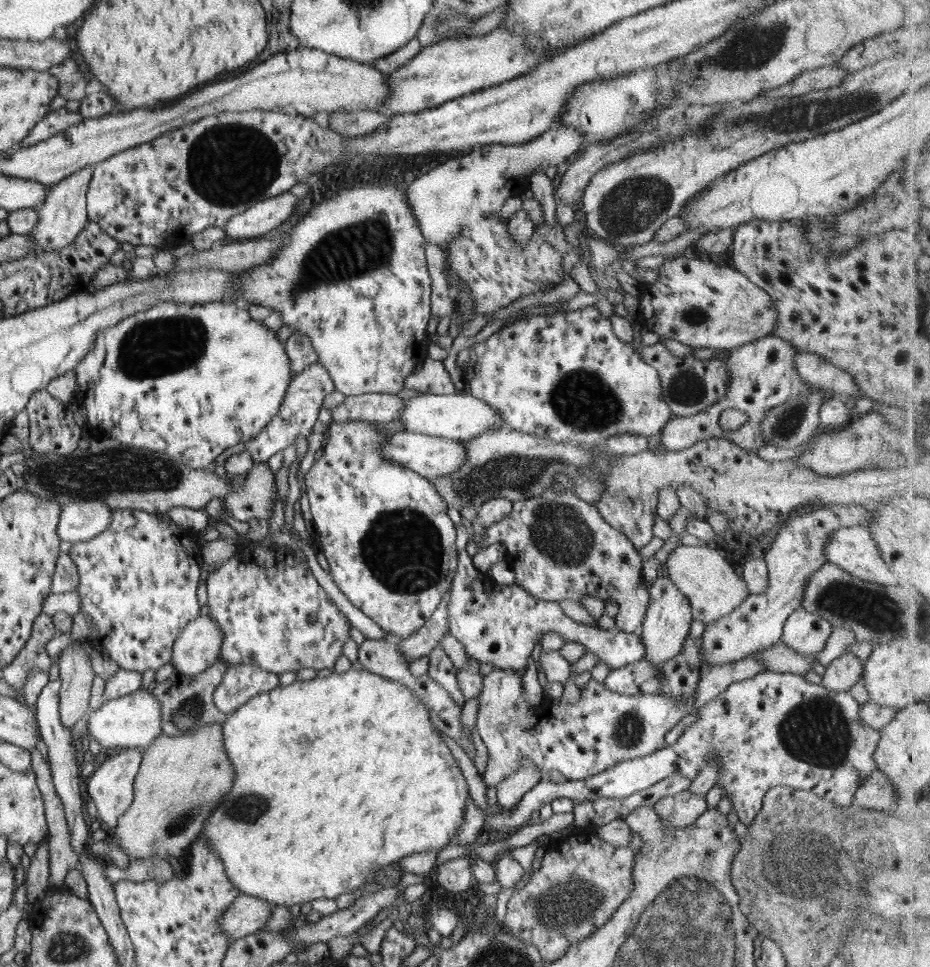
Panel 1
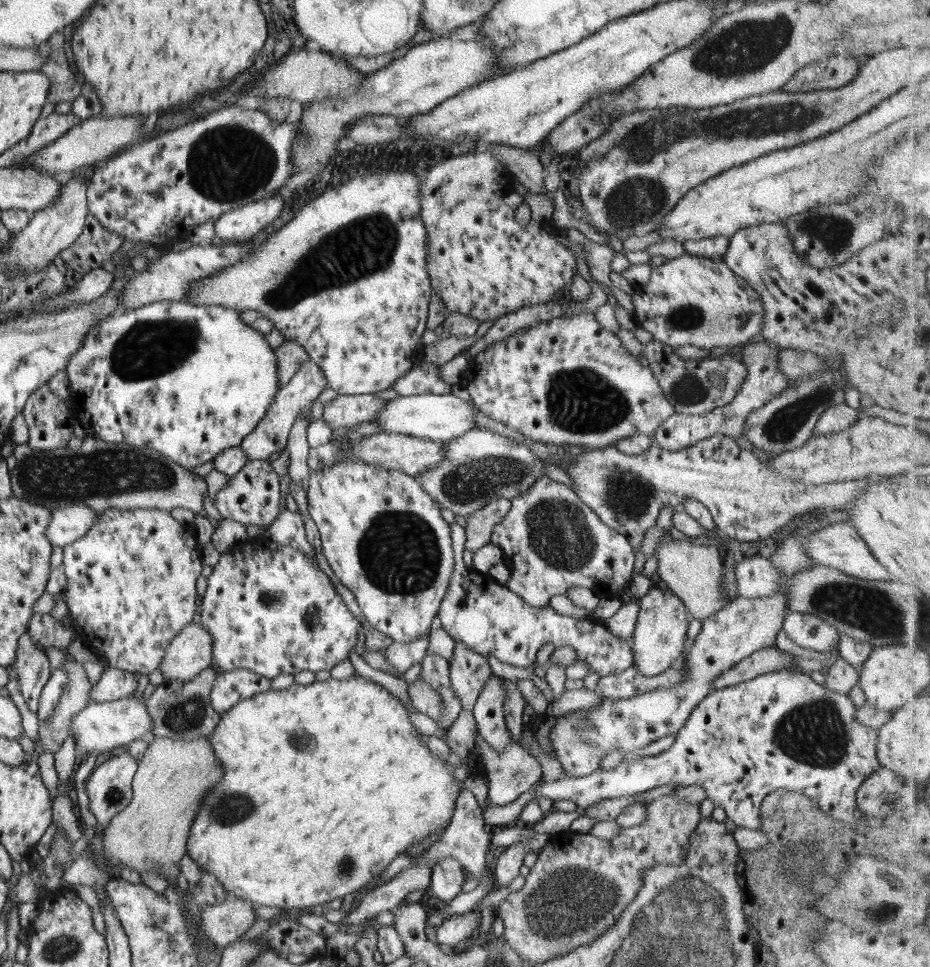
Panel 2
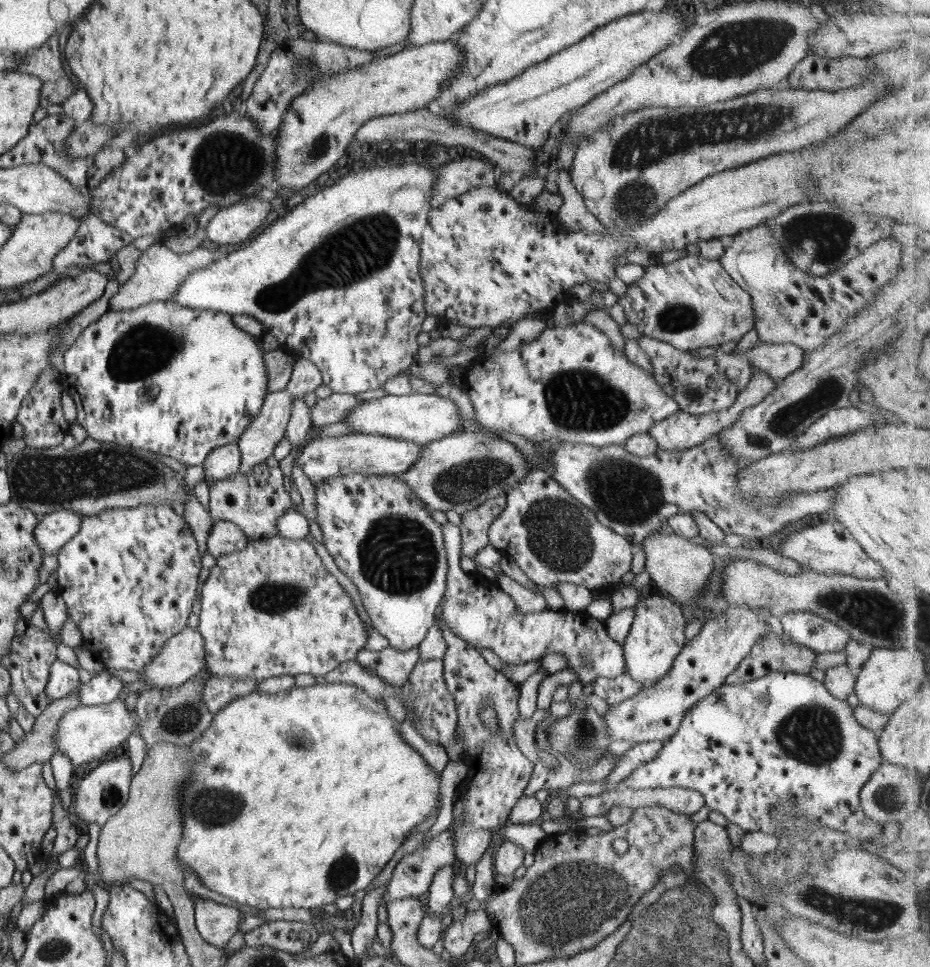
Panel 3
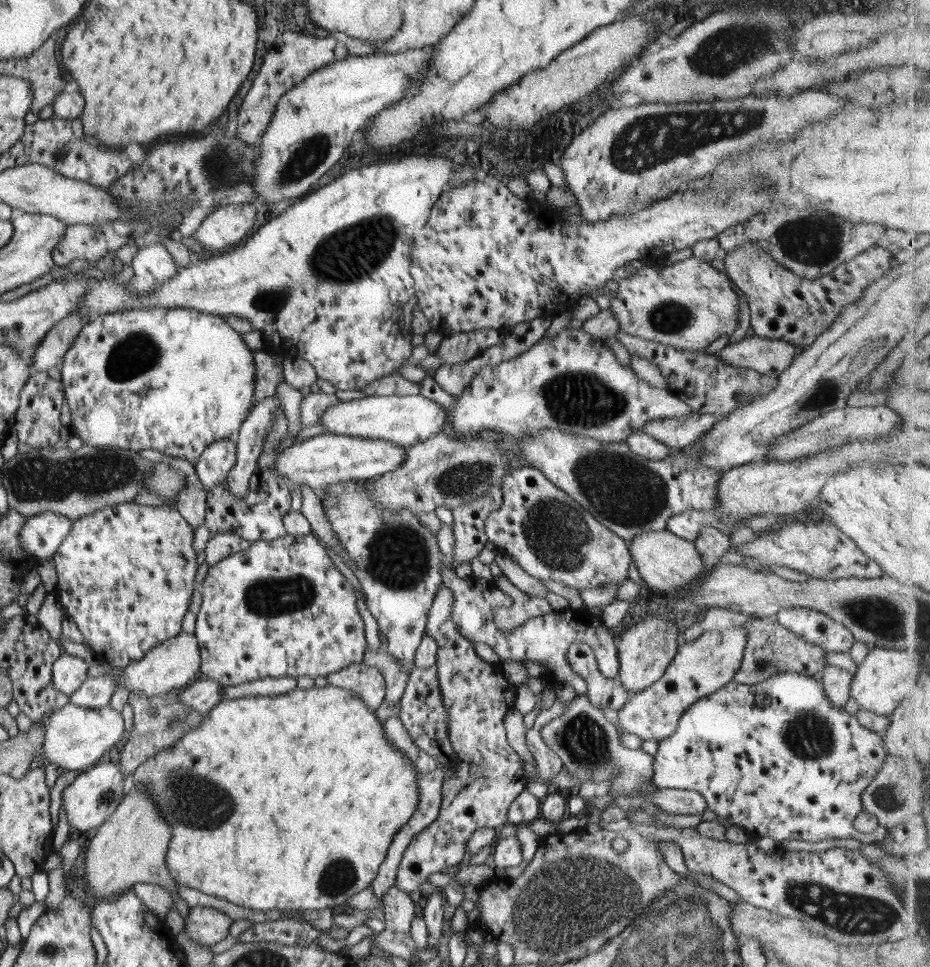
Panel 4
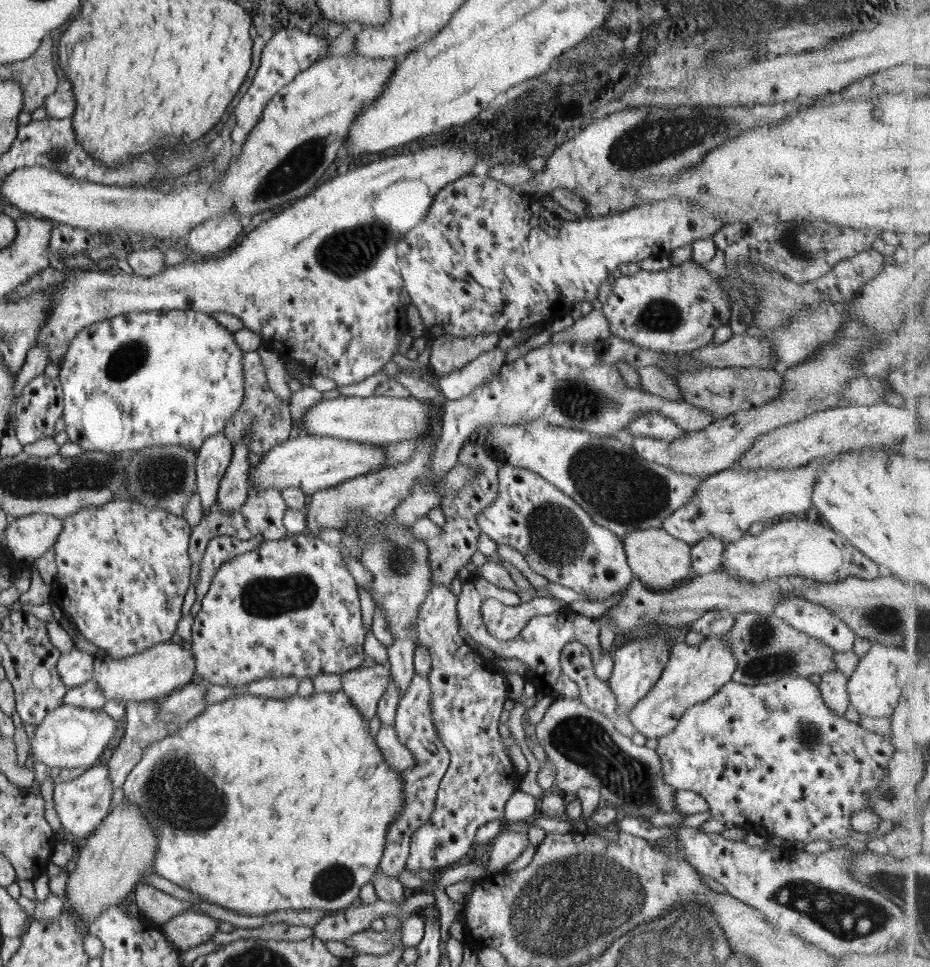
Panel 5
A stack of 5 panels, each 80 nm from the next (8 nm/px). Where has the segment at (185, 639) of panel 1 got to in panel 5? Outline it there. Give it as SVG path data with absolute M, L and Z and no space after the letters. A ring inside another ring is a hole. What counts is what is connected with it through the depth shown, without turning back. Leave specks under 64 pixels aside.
M182 640L180 644L164 641L124 659L100 660L95 657L92 680L97 682L107 700L122 700L126 704L130 701L163 699L185 684L196 680L193 650L186 640Z

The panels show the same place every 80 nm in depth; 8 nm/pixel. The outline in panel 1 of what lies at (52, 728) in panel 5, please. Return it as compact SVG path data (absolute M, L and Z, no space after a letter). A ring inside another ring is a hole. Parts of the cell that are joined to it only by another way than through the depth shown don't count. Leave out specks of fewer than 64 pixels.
M146 689L132 694L104 701L99 710L87 714L88 735L96 739L101 746L108 748L135 749L137 746L148 748L157 736L163 732L161 724L162 702Z

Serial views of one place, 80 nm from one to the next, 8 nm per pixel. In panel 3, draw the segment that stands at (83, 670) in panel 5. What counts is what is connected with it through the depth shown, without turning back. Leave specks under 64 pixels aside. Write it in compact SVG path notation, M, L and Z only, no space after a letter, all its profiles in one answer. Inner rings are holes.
M56 660L52 663L45 693L49 700L55 701L67 697L81 685L78 669Z

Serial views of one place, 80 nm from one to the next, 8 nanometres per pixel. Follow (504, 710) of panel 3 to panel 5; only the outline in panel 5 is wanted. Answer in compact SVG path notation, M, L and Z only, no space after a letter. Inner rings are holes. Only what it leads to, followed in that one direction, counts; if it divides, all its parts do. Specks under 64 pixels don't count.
M437 586L432 588L426 594L426 599L420 607L420 613L418 613L418 619L416 619L416 648L418 646L424 646L428 648L430 652L430 658L432 658L432 668L427 674L429 678L429 683L431 684L431 698L428 702L428 708L432 710L432 722L437 728L437 733L440 735L441 741L444 743L446 749L448 749L450 762L449 767L446 769L445 775L442 777L442 780L439 784L439 789L437 790L437 797L435 800L435 807L430 815L430 818L426 820L418 830L412 835L410 850L408 860L405 862L405 870L410 870L412 874L417 875L419 870L430 870L433 868L447 868L450 866L455 866L458 864L465 855L470 850L471 844L475 841L476 831L484 826L486 822L493 820L504 821L504 809L508 799L519 790L520 783L523 781L524 776L519 774L510 756L508 755L508 748L502 745L502 737L498 733L498 725L500 725L499 719L504 711L504 703L508 700L509 696L509 685L505 679L506 673L500 667L495 665L494 660L486 659L482 655L476 653L470 646L465 642L464 638L460 636L459 625L457 622L457 598L449 590L449 588L442 588L442 586Z

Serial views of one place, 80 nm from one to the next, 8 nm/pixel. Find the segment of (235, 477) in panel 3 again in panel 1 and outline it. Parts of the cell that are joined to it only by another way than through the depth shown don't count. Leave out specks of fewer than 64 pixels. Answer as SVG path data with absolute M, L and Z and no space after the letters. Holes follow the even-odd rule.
M255 461L246 474L241 490L233 490L222 497L223 512L228 509L233 518L242 522L248 522L250 518L270 518L278 494L274 493L275 478L267 461Z

